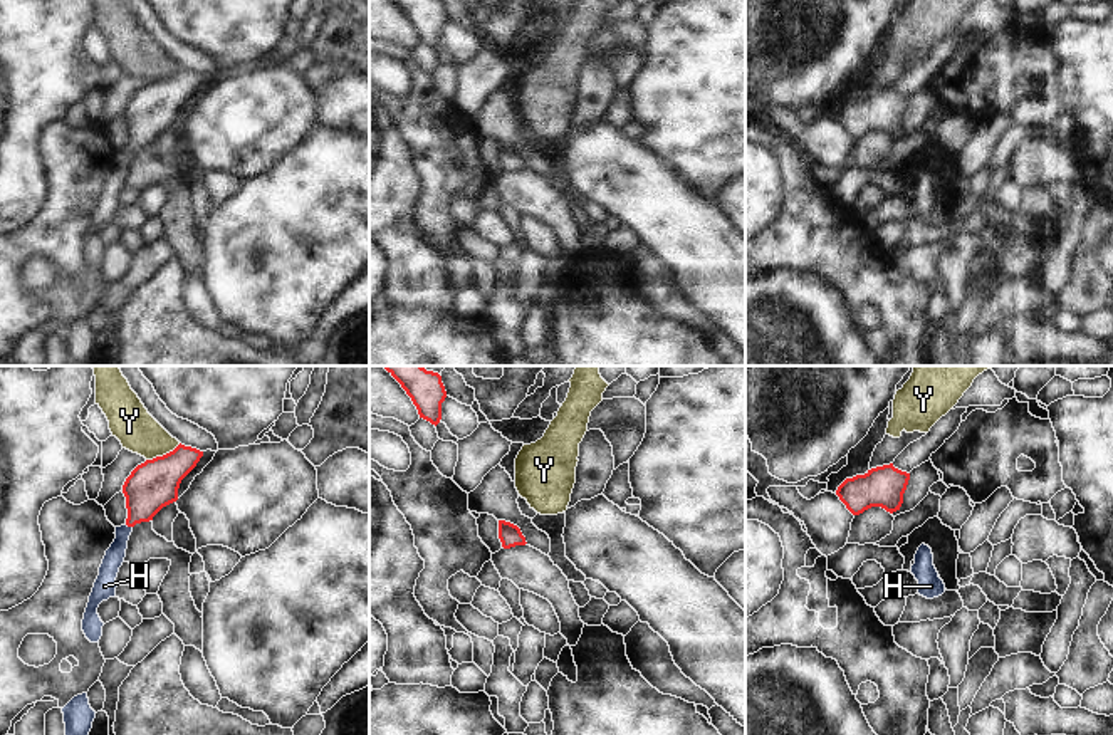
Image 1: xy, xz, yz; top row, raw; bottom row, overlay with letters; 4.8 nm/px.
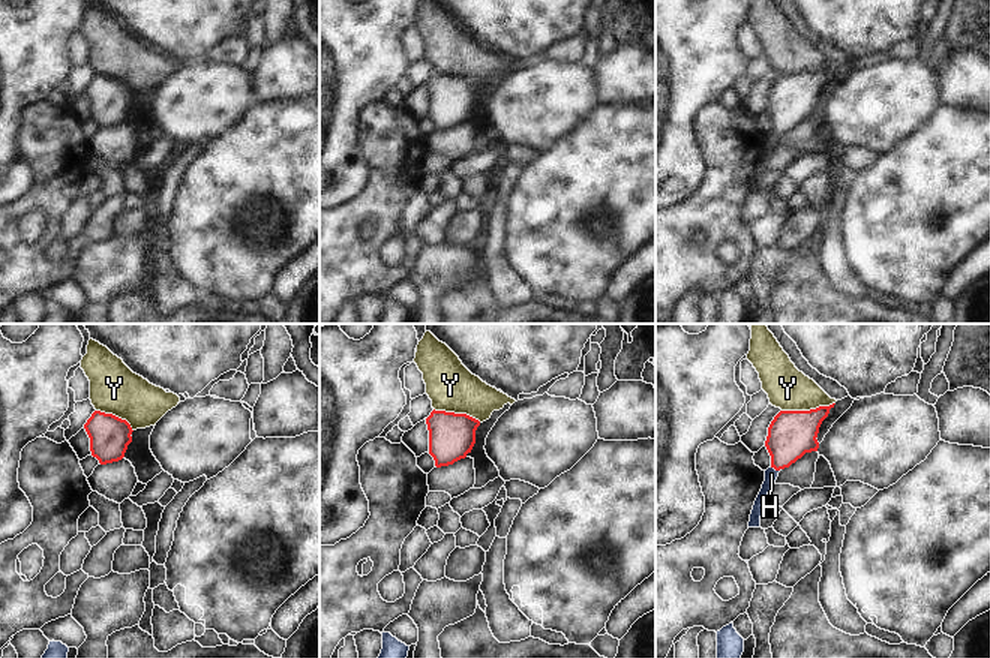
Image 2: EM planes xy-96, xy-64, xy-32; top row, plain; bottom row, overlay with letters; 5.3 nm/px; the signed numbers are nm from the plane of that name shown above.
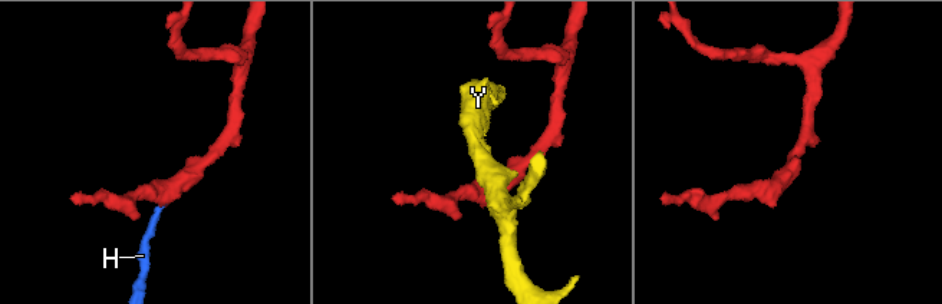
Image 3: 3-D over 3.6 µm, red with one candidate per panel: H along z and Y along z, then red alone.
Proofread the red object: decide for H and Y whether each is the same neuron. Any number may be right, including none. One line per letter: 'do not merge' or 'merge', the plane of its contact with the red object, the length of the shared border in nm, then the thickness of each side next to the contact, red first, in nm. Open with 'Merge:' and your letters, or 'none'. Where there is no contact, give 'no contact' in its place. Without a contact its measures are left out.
Merge: H
H: merge | xy | 40 nm | 240/100 nm
Y: do not merge | xy | 190 nm | 240/200 nm

